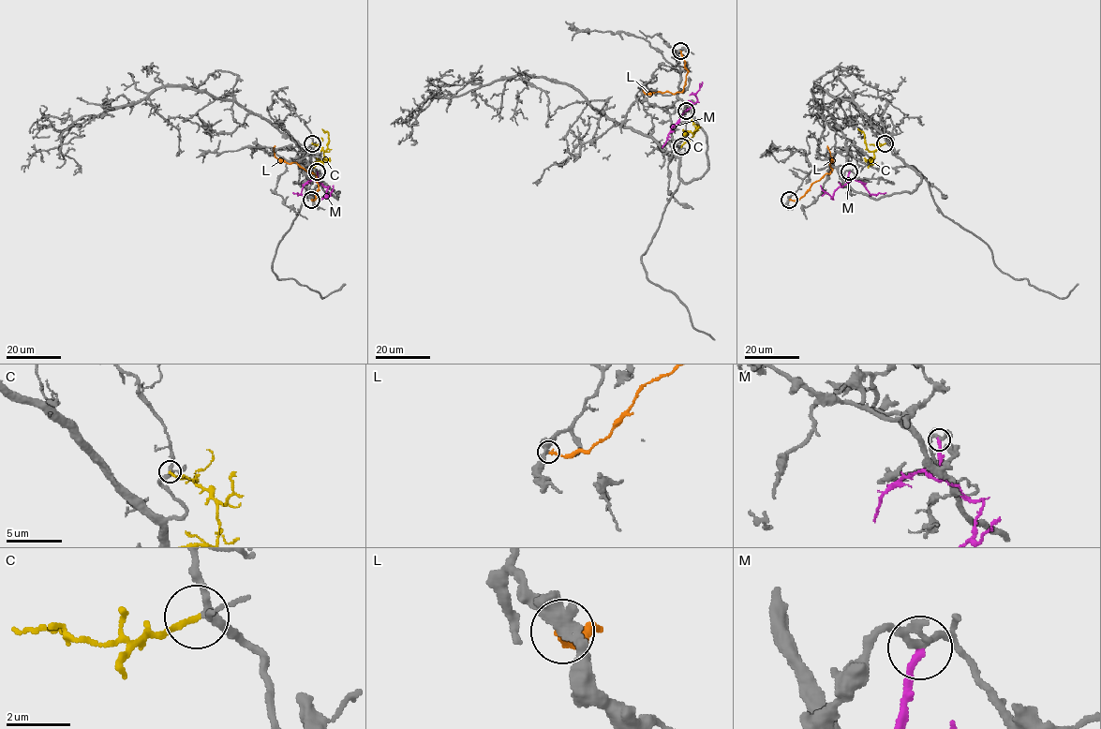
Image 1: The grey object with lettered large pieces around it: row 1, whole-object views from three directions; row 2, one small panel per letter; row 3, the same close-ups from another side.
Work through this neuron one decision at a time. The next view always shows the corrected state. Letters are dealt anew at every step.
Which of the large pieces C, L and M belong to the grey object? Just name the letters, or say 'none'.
C

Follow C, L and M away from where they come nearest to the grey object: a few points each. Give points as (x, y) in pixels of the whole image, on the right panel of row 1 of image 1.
C: (885, 143), (870, 151), (864, 133), (858, 128)
L: (789, 200), (798, 200), (814, 183), (829, 173), (832, 159), (826, 146)
M: (849, 171), (848, 181), (860, 181), (870, 194), (885, 193)

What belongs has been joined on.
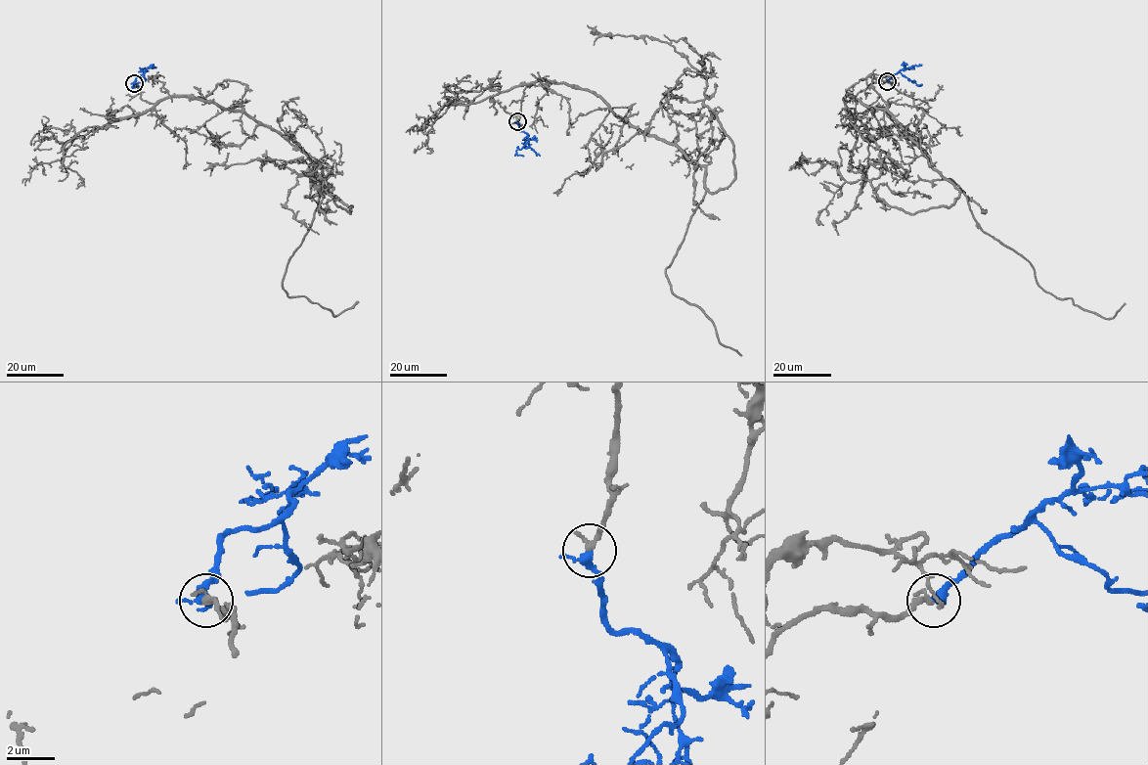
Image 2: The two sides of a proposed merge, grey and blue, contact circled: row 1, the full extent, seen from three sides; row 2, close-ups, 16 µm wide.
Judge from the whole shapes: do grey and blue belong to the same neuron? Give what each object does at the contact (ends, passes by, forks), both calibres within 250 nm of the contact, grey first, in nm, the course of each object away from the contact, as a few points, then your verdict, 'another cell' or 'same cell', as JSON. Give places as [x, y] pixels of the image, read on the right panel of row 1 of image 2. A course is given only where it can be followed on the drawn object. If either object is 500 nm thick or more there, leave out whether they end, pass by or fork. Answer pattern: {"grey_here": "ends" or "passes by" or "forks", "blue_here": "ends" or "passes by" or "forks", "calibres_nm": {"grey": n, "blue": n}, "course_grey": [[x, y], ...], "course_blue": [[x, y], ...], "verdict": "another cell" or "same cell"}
{"grey_here": "ends", "blue_here": "passes by", "calibres_nm": {"grey": 280, "blue": 300}, "course_grey": [[887, 81], [845, 101], [885, 109], [959, 190], [950, 205], [907, 213], [824, 160], [799, 158], [788, 170]], "course_blue": [[887, 81], [899, 71], [922, 85]], "verdict": "same cell"}

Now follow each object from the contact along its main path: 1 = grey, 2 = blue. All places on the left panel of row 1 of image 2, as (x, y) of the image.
1: (134, 83), (148, 102), (210, 101), (289, 137), (350, 213), (304, 161), (203, 170)
2: (134, 83), (136, 76), (143, 74), (145, 79), (133, 85), (140, 87)

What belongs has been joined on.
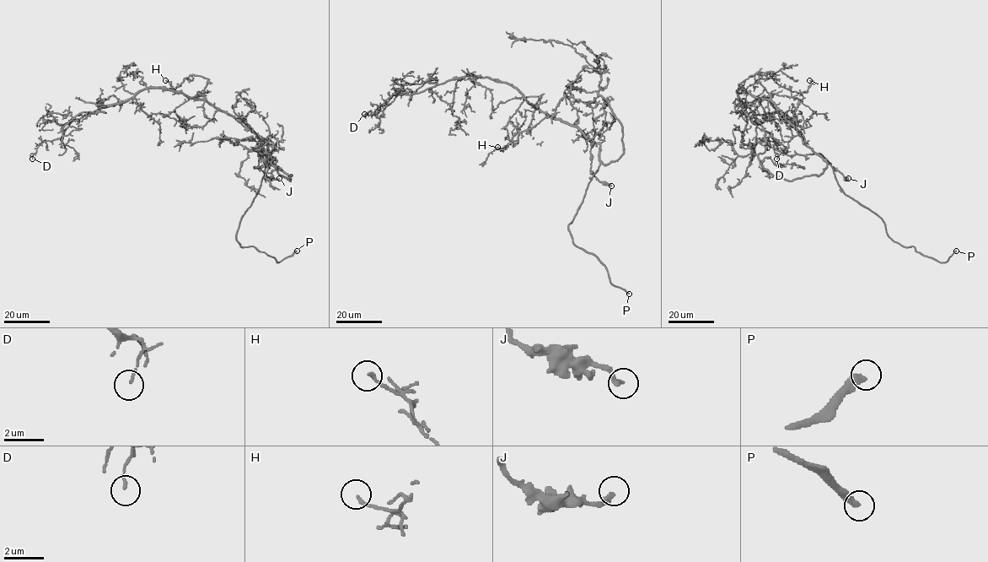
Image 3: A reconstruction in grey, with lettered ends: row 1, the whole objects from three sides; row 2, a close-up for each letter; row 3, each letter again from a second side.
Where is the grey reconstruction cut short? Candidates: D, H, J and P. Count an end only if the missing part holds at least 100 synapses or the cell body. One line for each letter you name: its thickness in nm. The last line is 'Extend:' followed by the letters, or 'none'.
P: calibre 320 nm
Extend: P

